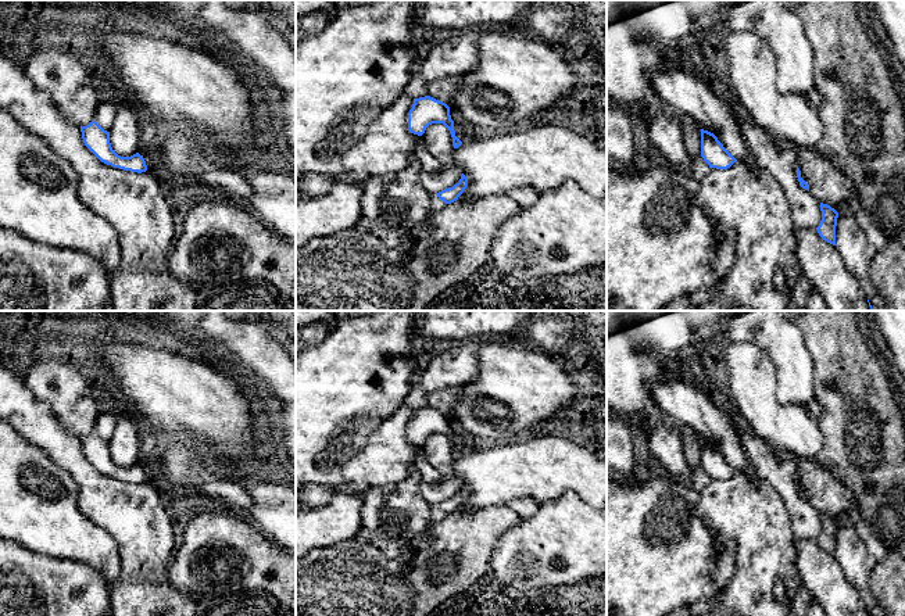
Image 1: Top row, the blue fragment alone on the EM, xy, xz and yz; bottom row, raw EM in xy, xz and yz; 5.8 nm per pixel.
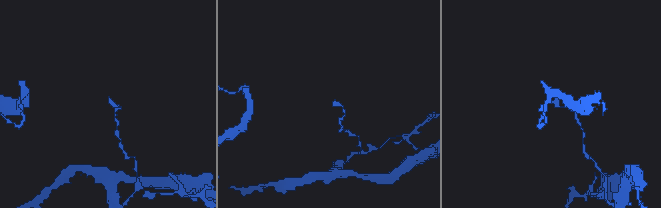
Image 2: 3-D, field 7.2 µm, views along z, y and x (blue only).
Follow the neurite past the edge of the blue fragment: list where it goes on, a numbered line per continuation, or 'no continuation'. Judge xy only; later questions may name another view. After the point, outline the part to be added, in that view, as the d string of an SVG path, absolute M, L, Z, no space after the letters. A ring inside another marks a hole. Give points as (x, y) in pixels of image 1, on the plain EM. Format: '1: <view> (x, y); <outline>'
no continuation

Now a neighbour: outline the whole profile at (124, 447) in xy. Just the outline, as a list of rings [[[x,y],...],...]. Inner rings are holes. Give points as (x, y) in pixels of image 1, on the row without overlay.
[[[129,415],[115,418],[115,429],[110,441],[110,454],[112,461],[121,468],[130,468],[137,463],[140,441],[137,430]]]

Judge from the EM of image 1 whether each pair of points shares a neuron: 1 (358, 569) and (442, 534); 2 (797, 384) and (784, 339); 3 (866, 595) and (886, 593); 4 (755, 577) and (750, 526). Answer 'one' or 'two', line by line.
1: one
2: one
3: two
4: one

